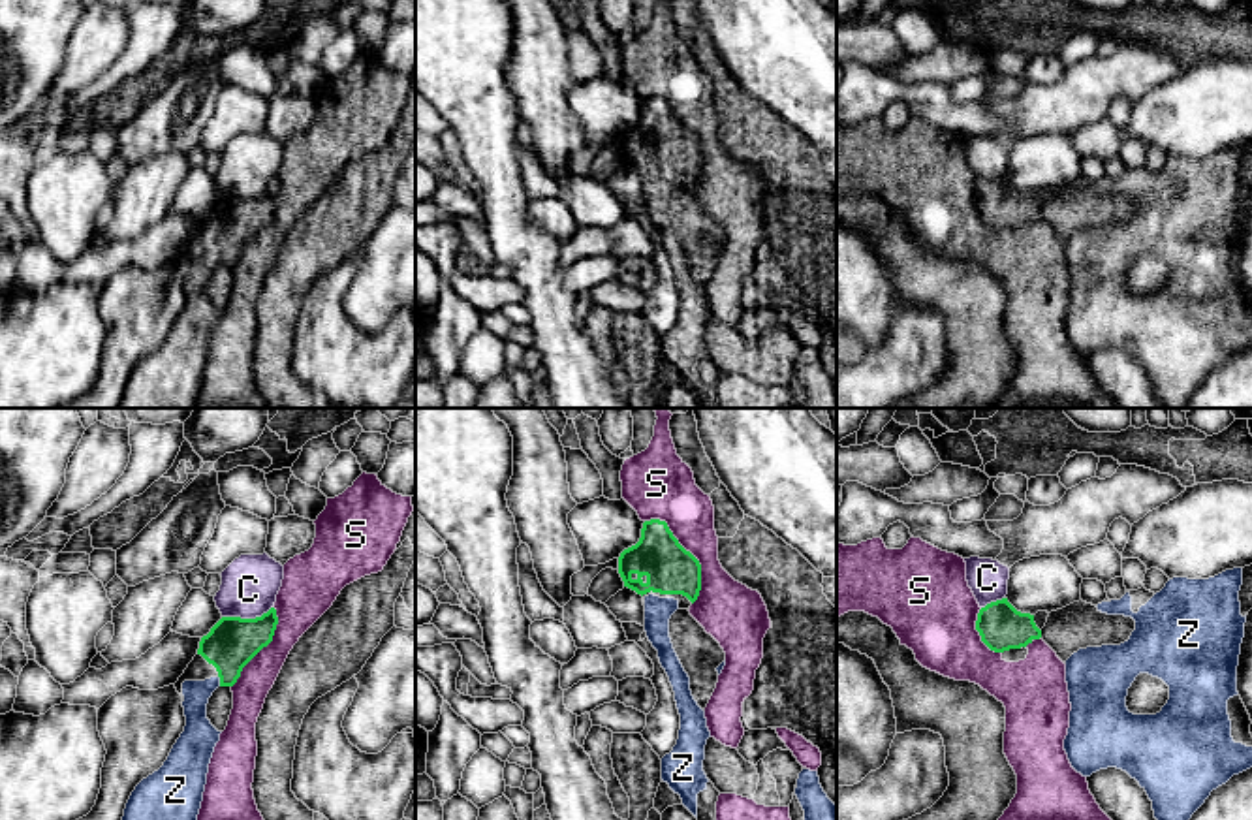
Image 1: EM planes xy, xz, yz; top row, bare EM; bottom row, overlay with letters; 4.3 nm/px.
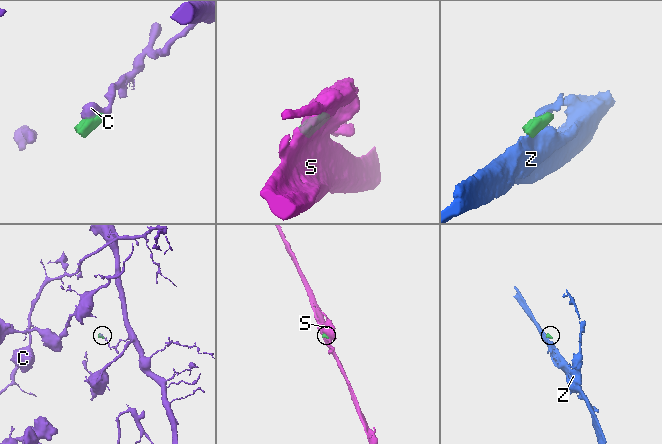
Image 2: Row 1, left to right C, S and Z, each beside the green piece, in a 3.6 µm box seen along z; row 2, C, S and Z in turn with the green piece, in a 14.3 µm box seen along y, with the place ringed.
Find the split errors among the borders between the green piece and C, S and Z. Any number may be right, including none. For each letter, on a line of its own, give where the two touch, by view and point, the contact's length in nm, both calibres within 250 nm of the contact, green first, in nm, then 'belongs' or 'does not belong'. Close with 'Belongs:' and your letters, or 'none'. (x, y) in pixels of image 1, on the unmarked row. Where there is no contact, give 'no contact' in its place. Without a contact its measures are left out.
C: contact xy (247, 198); length 220 nm; calibres 220 and 240 nm; does not belong
S: contact xz (690, 132); length 420 nm; calibres 220 and 220 nm; does not belong
Z: contact xy (220, 260); length 50 nm; calibres 220 and 150 nm; belongs
Belongs: Z

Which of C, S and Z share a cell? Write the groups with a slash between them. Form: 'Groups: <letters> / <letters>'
Groups: C / S / Z

